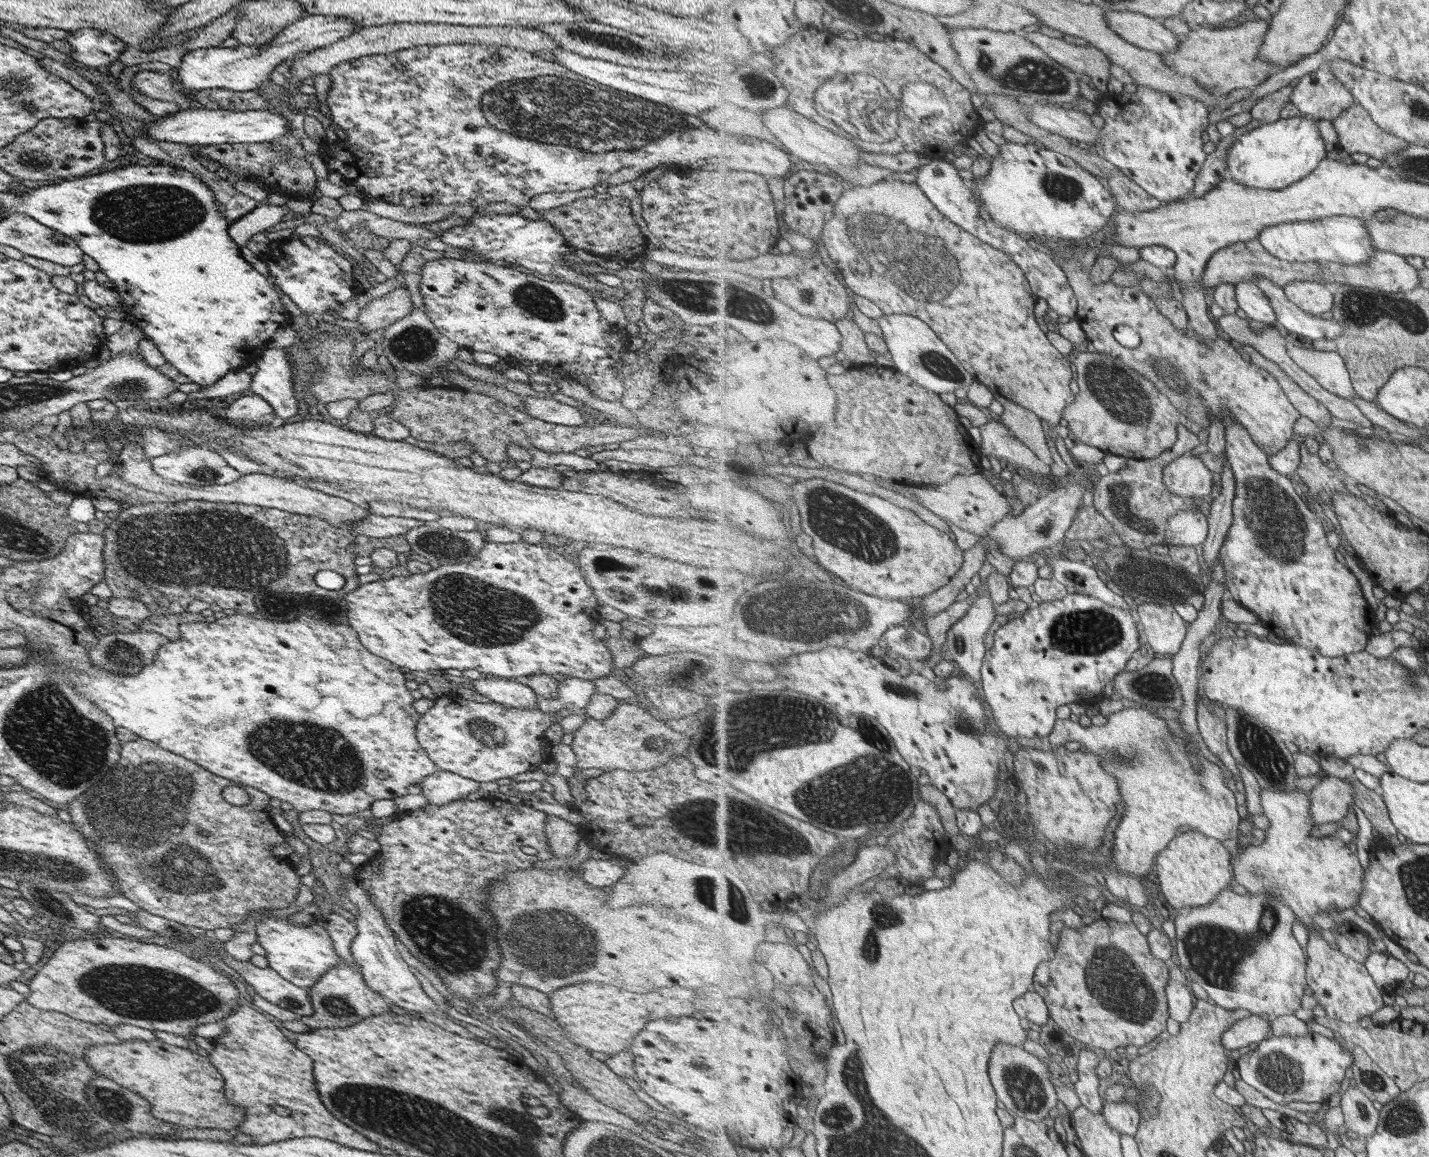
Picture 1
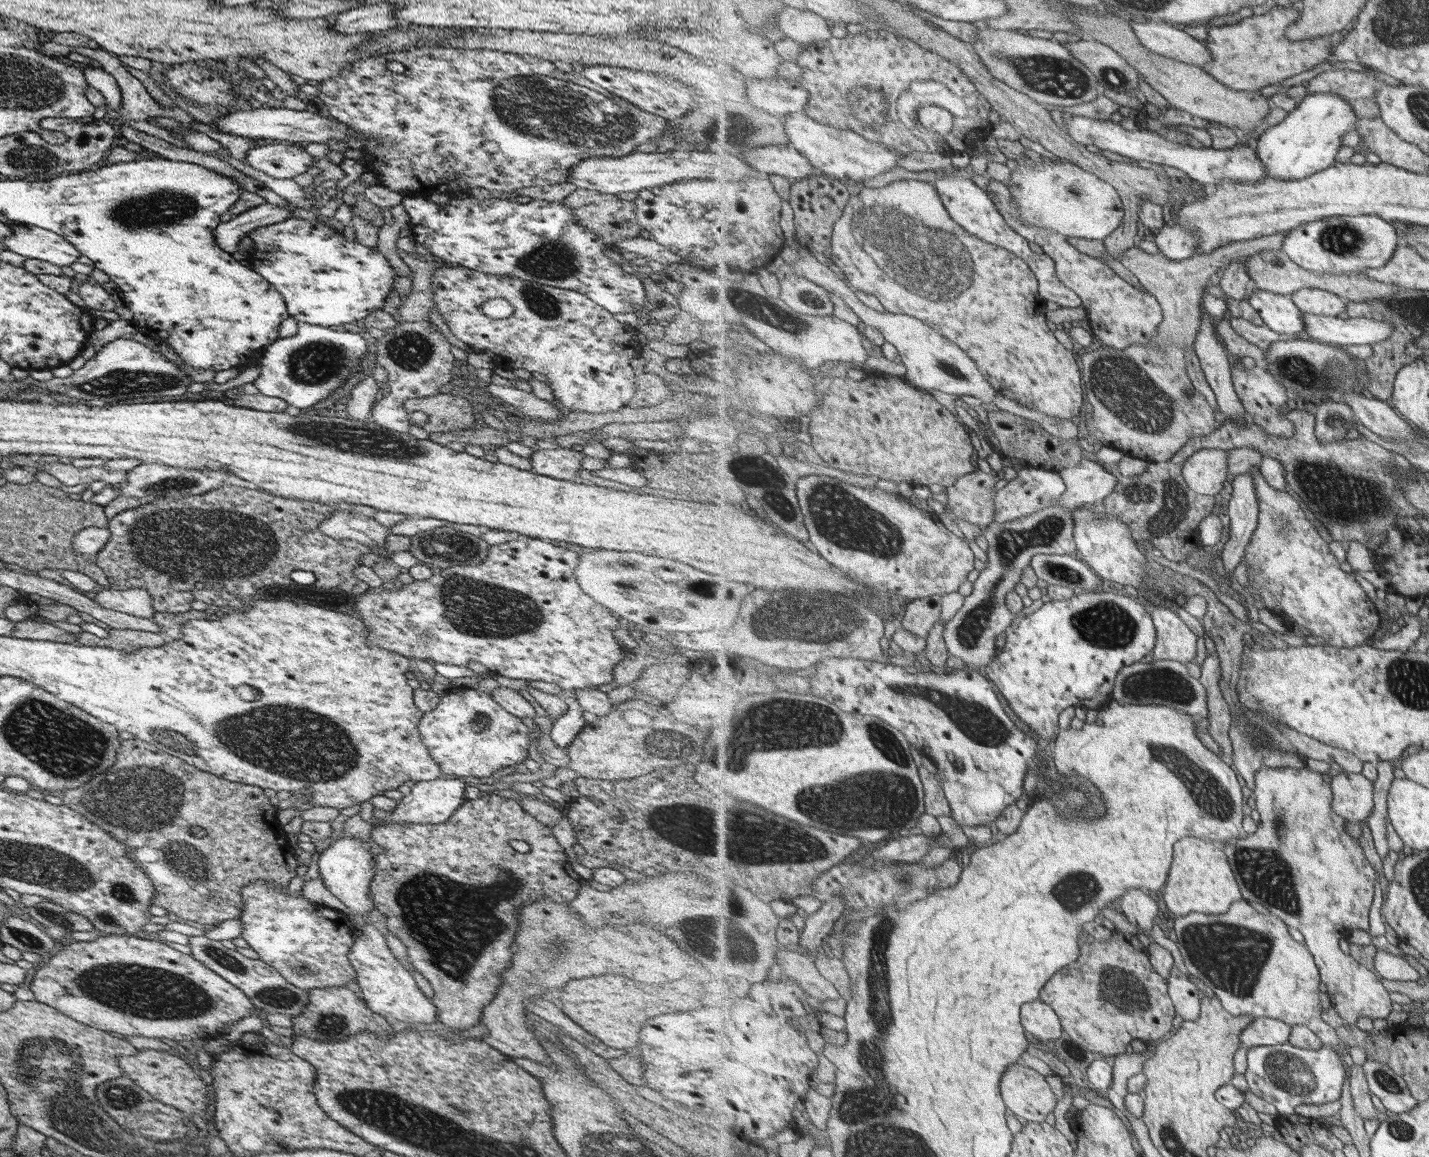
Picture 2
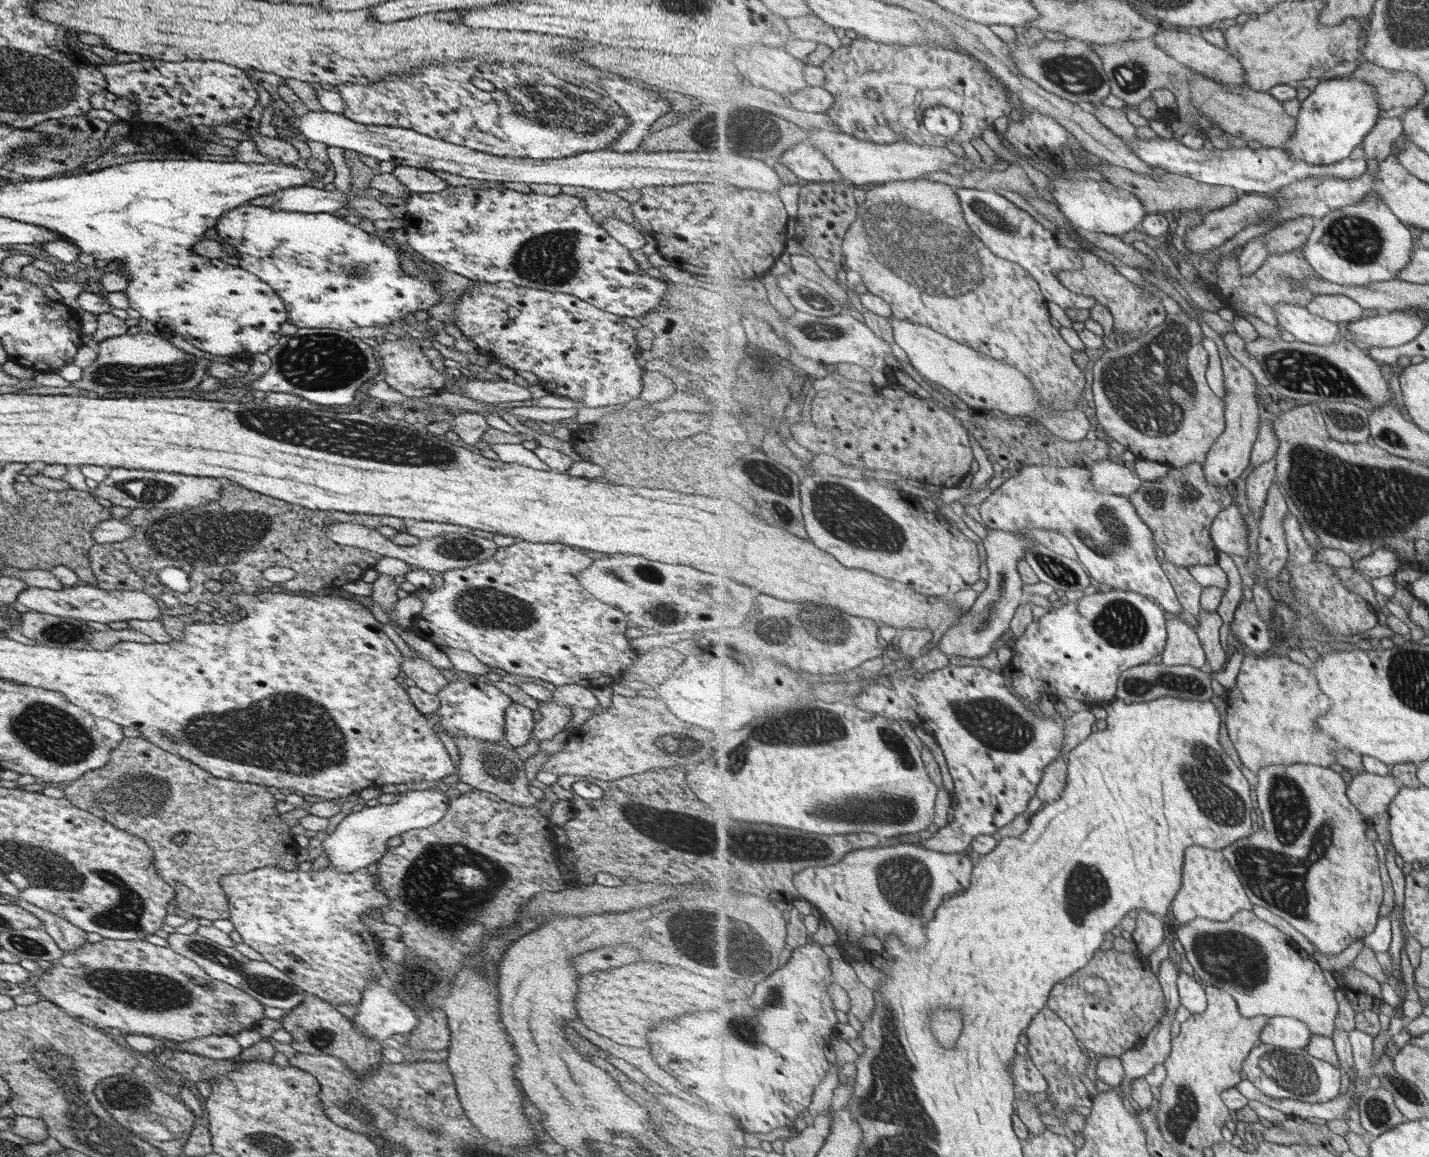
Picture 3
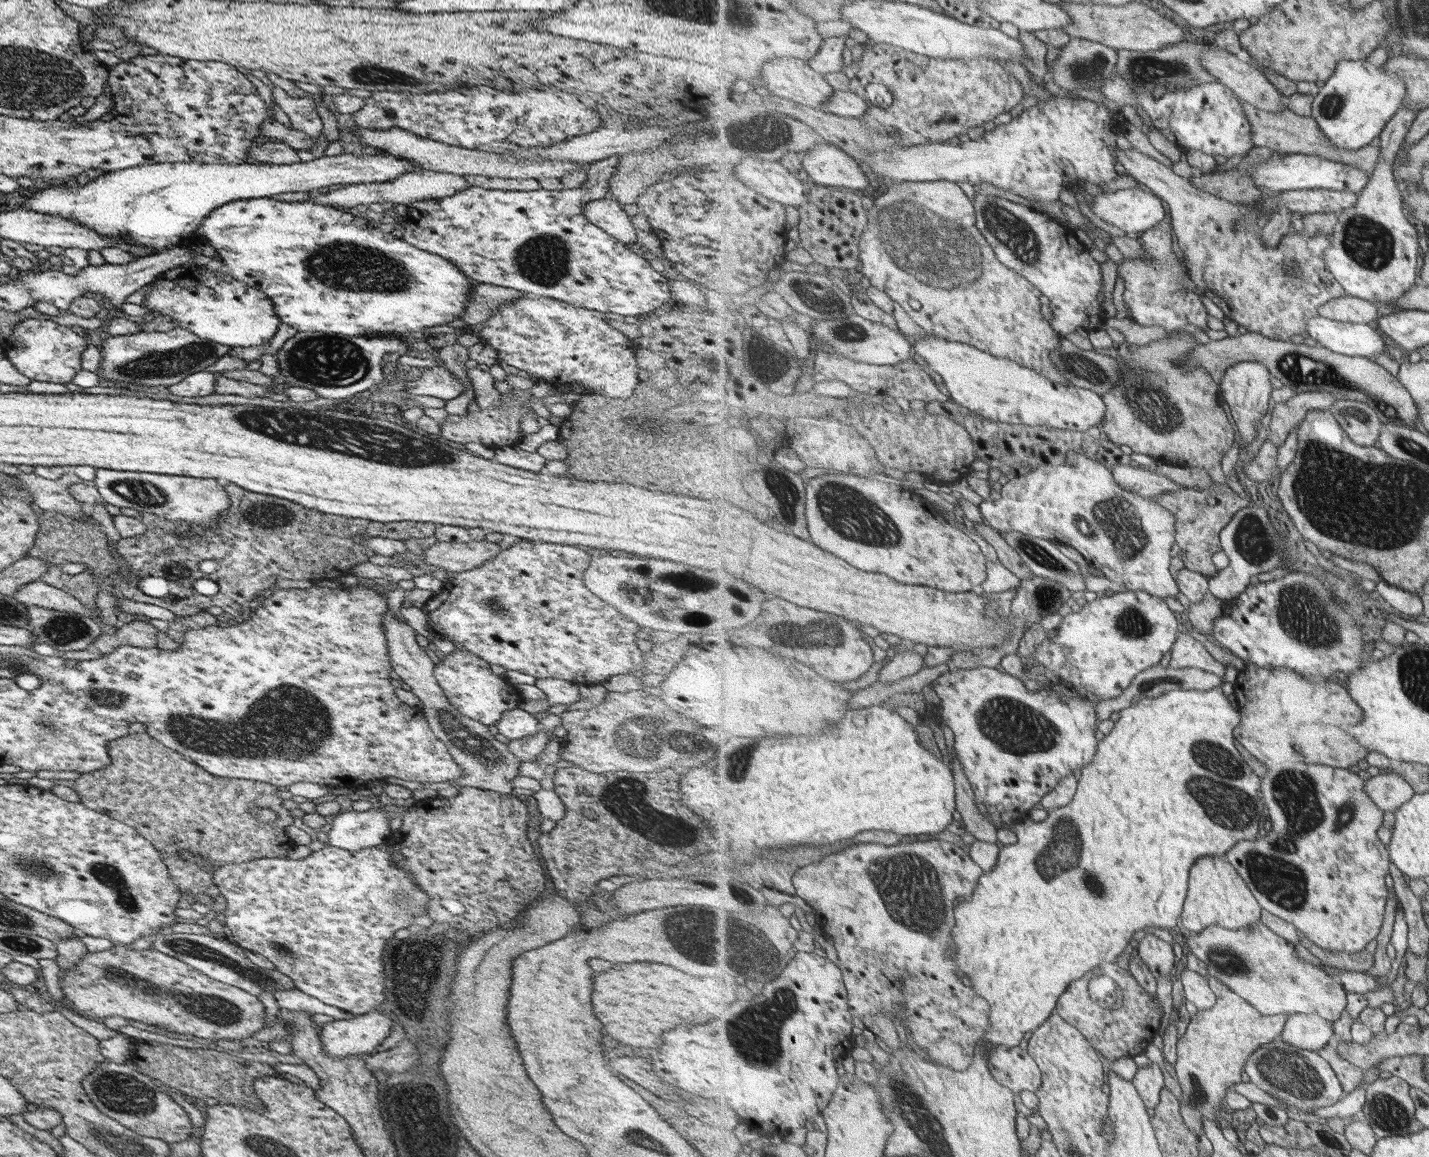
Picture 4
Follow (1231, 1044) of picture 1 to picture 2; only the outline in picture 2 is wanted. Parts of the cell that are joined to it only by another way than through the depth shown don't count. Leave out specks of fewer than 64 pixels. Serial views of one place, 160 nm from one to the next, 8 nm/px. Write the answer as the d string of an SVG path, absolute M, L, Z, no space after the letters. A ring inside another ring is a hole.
M1256 1017L1242 1034L1242 1046L1277 1046L1290 1042L1293 1027L1275 1018Z

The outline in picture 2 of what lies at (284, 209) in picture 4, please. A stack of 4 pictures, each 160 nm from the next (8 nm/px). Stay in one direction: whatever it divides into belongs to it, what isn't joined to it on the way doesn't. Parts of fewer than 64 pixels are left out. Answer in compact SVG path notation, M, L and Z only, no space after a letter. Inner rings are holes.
M287 217L281 222L276 222L270 225L265 225L259 228L251 229L247 234L255 246L255 252L253 254L254 258L251 261L251 269L253 269L257 274L260 274L280 295L286 306L286 311L288 316L293 318L293 320L299 322L306 322L307 324L314 324L315 326L342 326L342 324L351 324L351 322L360 322L369 316L375 310L379 310L383 306L383 301L385 296L391 292L393 287L393 278L396 274L394 270L389 266L387 260L381 251L377 247L366 247L362 245L359 241L353 239L352 241L346 240L343 235L335 230L333 227L322 223L321 219L319 222L297 219L295 217Z

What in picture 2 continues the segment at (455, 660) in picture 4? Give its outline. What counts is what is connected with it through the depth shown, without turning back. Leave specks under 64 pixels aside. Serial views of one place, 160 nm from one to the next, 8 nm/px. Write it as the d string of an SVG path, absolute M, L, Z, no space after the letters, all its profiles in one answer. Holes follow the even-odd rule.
M452 688L441 693L438 703L429 712L422 713L418 731L443 776L484 778L528 758L527 727L520 718L501 708L488 692L477 688Z

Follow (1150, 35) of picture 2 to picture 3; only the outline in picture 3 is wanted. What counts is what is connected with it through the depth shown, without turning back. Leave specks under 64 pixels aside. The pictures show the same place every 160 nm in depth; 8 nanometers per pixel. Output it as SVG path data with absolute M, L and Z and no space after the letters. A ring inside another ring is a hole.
M1160 32L1155 34L1153 39L1157 44L1168 52L1173 58L1179 62L1195 69L1197 73L1204 74L1217 82L1228 84L1229 86L1247 86L1246 70L1244 64L1233 56L1227 49L1214 46L1211 42L1207 42L1202 35L1185 34L1185 32Z

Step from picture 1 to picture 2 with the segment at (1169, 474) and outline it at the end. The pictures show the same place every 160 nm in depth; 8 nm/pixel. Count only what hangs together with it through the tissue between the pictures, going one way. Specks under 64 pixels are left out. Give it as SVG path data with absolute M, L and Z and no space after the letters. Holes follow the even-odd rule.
M1203 449L1196 452L1183 469L1184 479L1191 490L1205 496L1220 496L1229 476L1230 452L1225 449Z

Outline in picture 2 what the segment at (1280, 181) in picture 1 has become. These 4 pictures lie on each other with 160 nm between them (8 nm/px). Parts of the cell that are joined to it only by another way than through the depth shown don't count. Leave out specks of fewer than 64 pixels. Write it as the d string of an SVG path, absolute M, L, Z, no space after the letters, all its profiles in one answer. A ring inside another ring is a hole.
M1337 93L1307 94L1285 120L1258 138L1255 150L1268 168L1268 178L1297 180L1329 168L1339 154L1343 136L1353 132L1358 119L1353 105L1344 96Z

